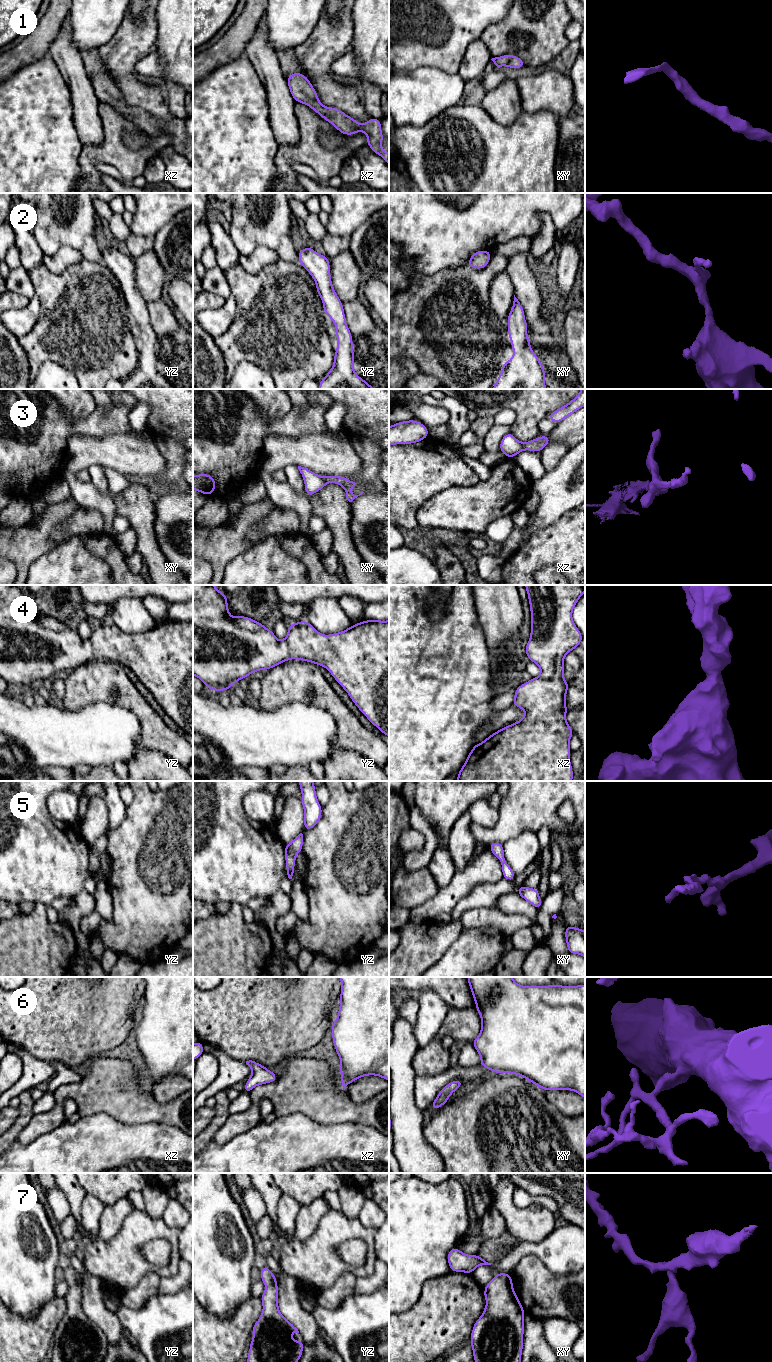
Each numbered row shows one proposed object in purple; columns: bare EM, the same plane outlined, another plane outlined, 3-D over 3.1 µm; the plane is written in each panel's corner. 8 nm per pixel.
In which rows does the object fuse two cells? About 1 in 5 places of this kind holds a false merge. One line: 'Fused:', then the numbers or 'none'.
Fused: 3

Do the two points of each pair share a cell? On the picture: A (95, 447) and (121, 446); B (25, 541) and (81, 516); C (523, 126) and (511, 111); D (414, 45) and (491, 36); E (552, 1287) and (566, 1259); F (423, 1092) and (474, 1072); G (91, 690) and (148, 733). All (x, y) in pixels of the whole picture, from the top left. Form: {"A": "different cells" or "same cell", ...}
{"A": "same cell", "B": "different cells", "C": "different cells", "D": "different cells", "E": "different cells", "F": "same cell", "G": "same cell"}

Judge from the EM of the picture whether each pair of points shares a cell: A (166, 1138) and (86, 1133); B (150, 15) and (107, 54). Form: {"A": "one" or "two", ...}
{"A": "one", "B": "one"}

